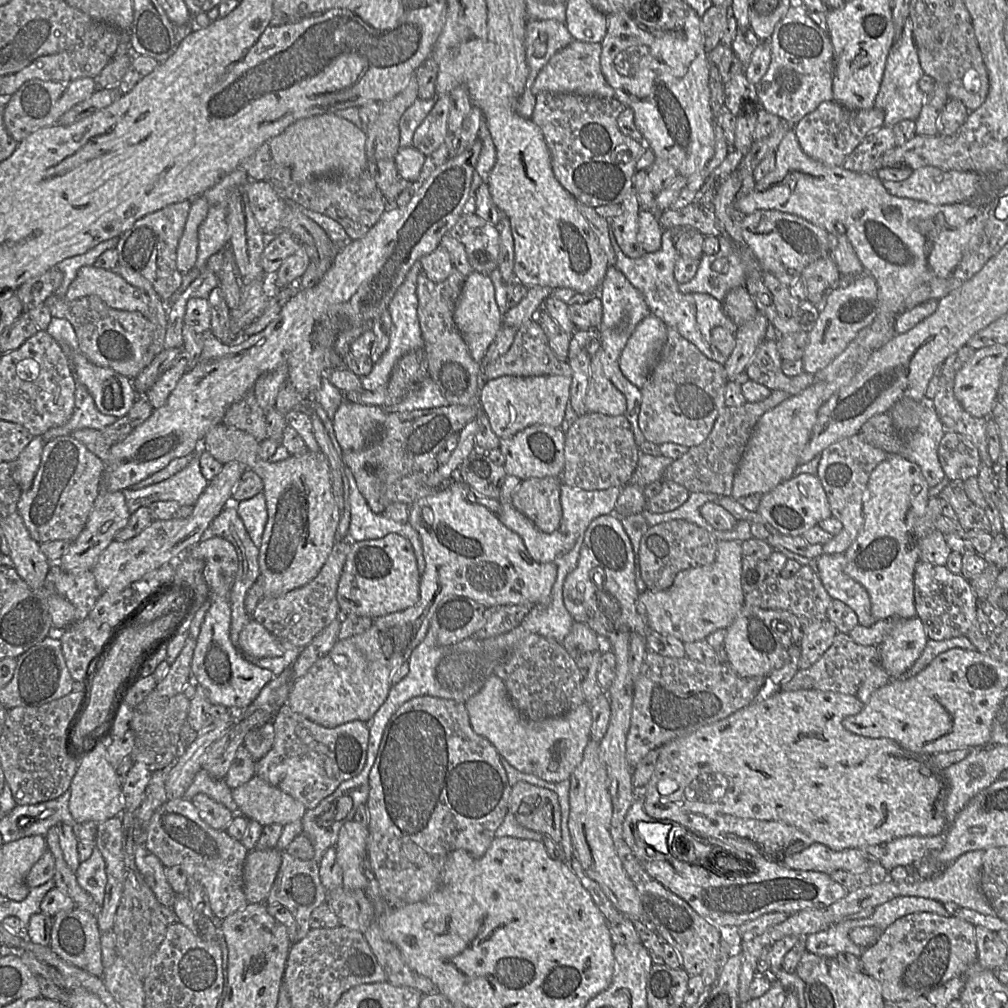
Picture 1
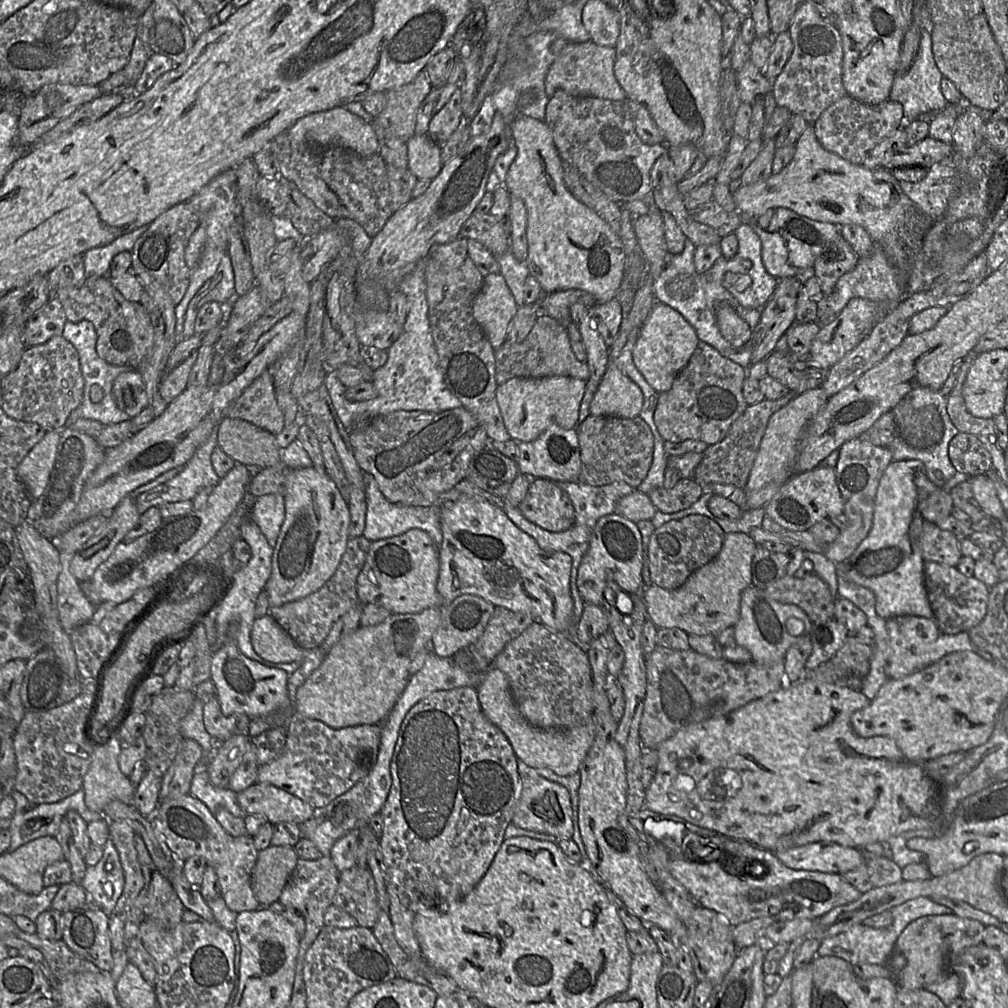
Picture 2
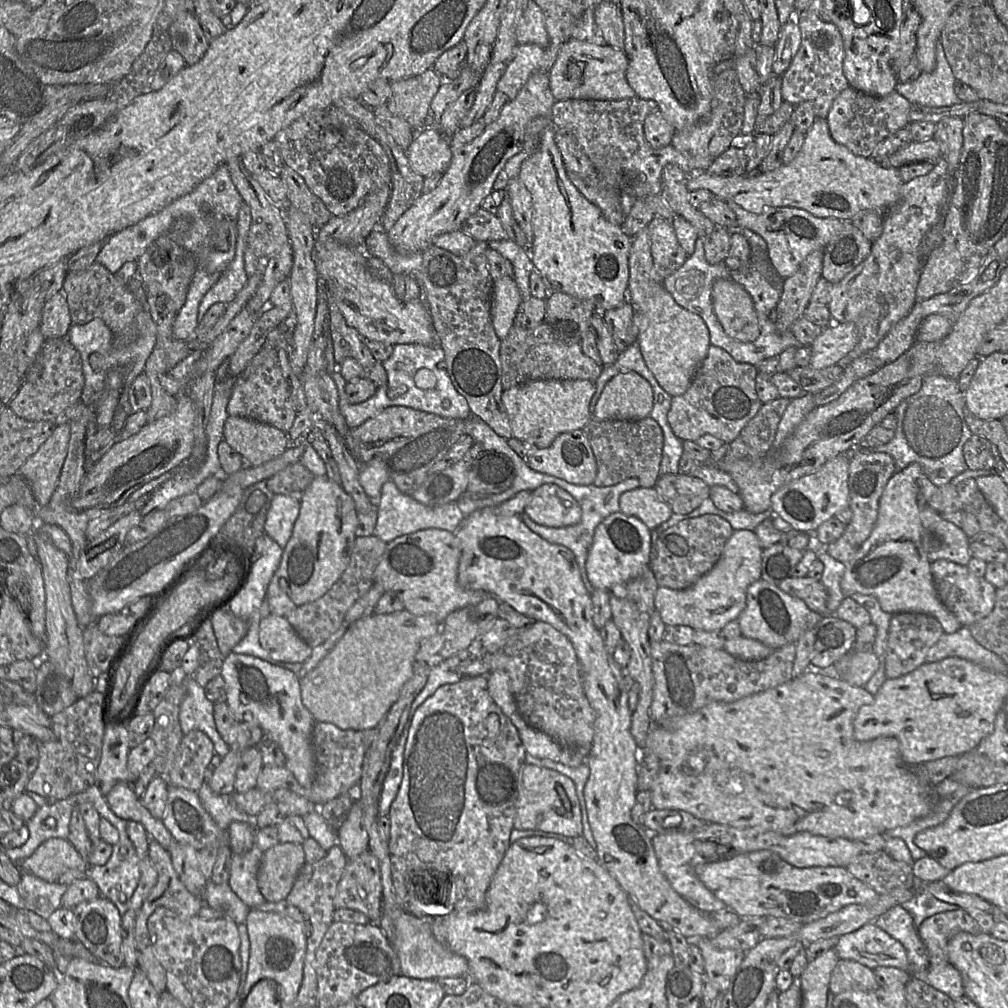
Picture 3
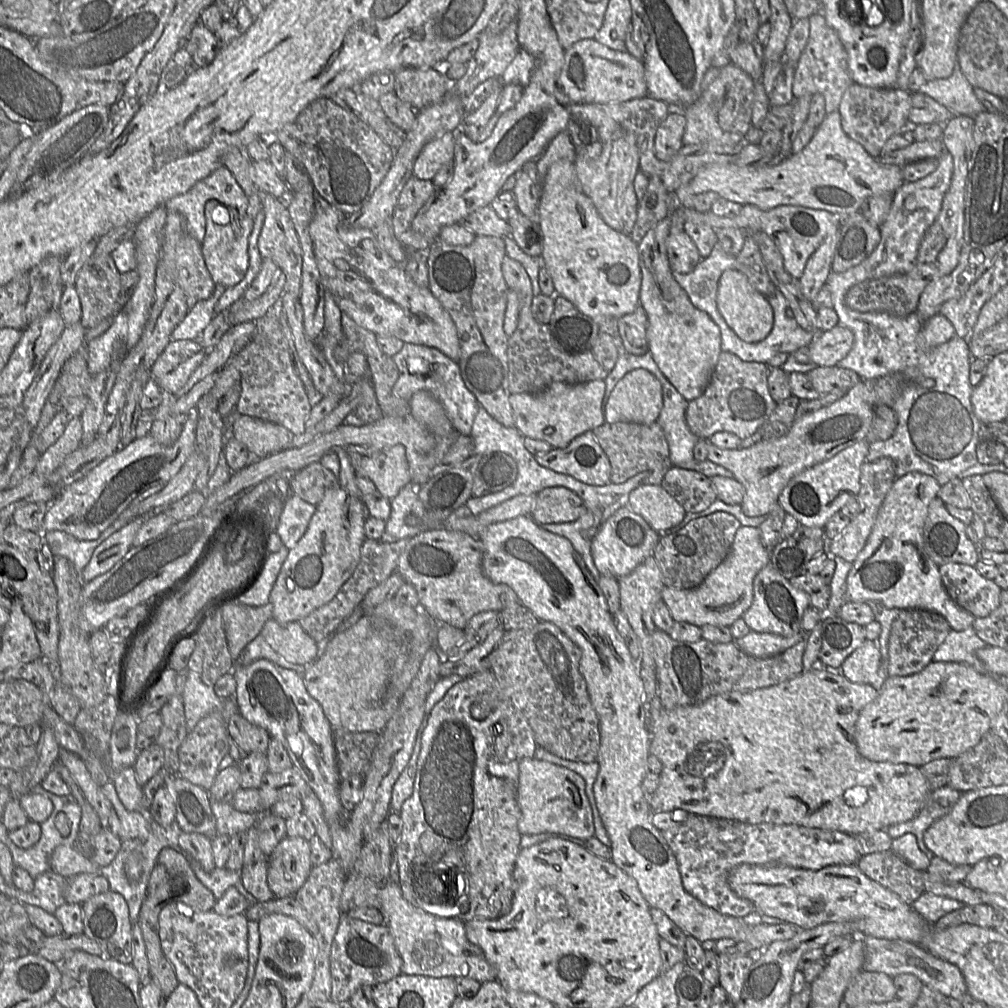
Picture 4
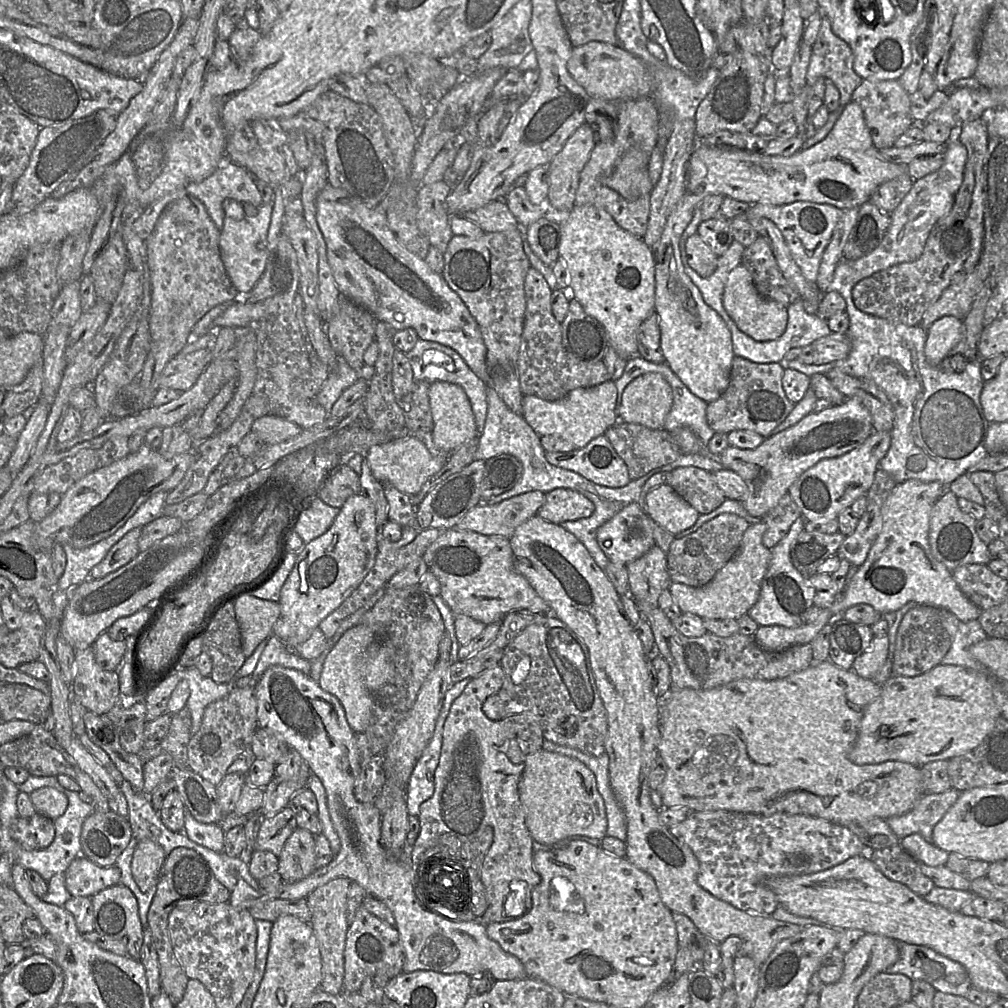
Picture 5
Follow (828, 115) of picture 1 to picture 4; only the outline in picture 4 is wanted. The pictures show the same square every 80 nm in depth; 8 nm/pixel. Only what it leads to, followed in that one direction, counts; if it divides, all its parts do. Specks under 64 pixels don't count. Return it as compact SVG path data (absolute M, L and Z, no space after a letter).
M852 84L843 94L838 112L844 132L854 141L861 144L874 158L881 154L886 141L901 131L912 126L908 122L910 109L910 91L898 87L872 88L859 84Z

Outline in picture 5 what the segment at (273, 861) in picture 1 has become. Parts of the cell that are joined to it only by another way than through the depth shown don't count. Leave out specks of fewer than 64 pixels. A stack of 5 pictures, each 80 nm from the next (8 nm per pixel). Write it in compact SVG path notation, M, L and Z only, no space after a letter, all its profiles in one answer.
M296 829L278 855L277 873L282 883L302 880L316 870L315 835L305 829Z

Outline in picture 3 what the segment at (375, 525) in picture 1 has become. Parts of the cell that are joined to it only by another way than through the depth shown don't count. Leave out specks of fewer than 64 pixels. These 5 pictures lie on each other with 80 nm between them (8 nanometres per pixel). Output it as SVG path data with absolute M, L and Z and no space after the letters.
M391 481L382 486L380 497L375 501L377 504L377 523L373 536L385 543L425 529L437 528L455 532L466 518L456 502L441 506L426 506L418 502L413 496L402 493Z

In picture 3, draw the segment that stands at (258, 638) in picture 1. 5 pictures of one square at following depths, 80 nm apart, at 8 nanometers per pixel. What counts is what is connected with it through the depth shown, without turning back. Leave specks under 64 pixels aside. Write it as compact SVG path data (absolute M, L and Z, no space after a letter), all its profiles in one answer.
M272 613L259 621L259 642L274 660L286 663L304 663L313 650L285 617Z

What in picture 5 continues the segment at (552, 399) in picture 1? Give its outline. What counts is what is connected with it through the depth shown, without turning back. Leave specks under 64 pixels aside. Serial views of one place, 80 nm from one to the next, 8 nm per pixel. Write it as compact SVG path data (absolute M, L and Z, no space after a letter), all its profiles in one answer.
M609 380L596 386L572 390L562 399L555 401L523 395L520 414L540 437L558 437L569 441L574 445L574 449L577 449L604 434L609 427L617 422L618 403L619 395L615 383Z

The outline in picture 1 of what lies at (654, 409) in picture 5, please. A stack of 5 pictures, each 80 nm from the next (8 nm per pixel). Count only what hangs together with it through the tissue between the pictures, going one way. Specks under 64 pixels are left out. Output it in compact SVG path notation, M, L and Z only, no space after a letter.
M601 350L592 356L585 408L587 413L622 416L627 407L625 396L605 377L600 362Z

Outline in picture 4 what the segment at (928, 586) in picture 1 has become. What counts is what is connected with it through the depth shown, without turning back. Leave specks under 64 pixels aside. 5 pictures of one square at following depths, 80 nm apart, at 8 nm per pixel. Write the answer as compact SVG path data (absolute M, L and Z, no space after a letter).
M950 562L939 566L942 583L951 599L975 618L986 617L1000 604L1002 589L994 580L983 577L975 566Z

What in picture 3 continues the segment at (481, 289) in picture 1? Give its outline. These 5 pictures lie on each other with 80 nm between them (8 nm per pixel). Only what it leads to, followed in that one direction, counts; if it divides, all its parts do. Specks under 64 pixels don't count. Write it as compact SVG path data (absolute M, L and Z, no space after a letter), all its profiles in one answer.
M503 276L494 280L490 315L494 330L501 341L509 335L521 303L521 294L512 277Z

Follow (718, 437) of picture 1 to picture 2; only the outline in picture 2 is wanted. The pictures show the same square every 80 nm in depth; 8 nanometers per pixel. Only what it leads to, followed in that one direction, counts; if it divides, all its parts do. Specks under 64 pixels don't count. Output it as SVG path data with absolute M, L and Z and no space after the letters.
M789 392L776 400L764 399L762 402L748 405L743 414L733 422L726 436L703 452L703 457L690 478L701 486L719 483L732 484L744 489L770 417L787 405L797 394Z

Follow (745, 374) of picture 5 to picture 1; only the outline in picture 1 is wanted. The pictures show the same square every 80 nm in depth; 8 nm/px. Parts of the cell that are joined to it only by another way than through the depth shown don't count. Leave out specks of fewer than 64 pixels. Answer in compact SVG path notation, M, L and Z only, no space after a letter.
M667 326L667 337L641 390L638 427L645 440L660 446L674 443L686 447L698 446L709 436L720 409L724 404L724 391L729 378L724 364L707 358L694 344L680 336L675 328Z

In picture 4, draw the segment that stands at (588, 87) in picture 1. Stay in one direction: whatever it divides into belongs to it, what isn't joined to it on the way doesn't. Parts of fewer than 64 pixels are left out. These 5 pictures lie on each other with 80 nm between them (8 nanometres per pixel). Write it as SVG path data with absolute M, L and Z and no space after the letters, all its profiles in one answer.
M594 39L580 40L565 50L558 85L572 103L621 102L647 96L643 61Z

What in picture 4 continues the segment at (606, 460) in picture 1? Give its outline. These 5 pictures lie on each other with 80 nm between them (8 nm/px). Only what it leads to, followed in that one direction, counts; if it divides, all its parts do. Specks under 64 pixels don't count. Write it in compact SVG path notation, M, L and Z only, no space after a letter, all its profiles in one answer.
M625 422L605 423L595 428L592 433L609 459L611 465L611 484L620 484L631 479L639 473L648 472L649 476L647 479L645 479L643 485L660 485L665 473L669 471L670 467L672 466L670 461L669 446L665 433L657 422L651 424Z

